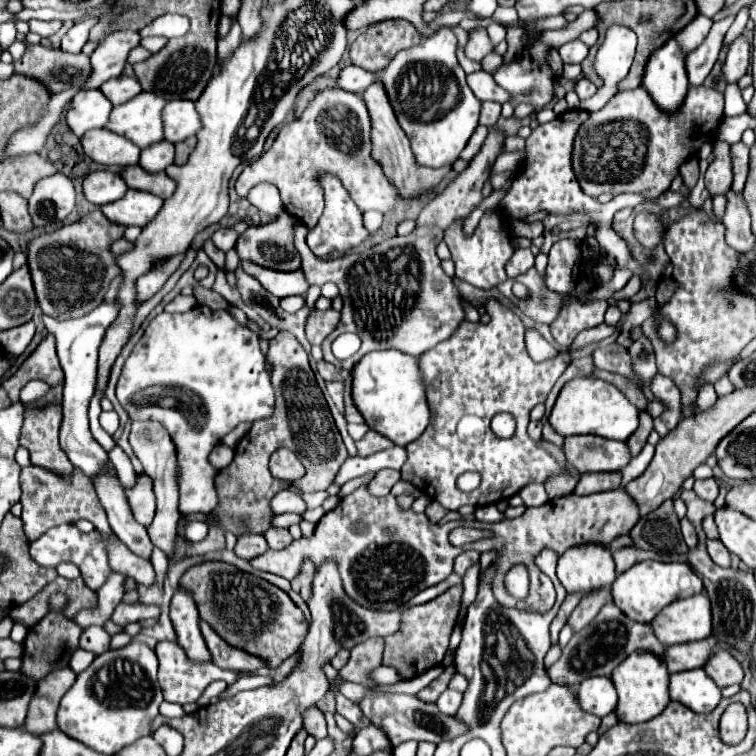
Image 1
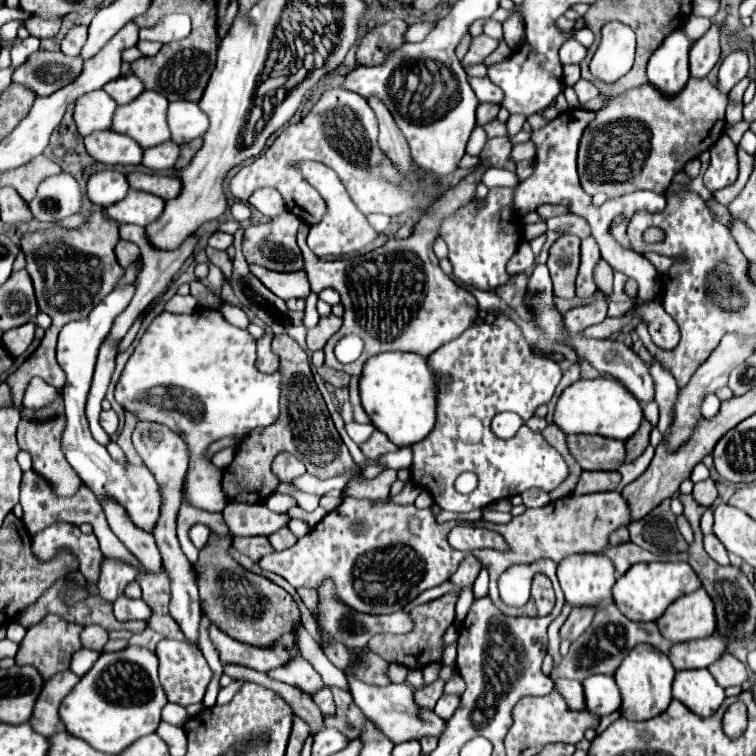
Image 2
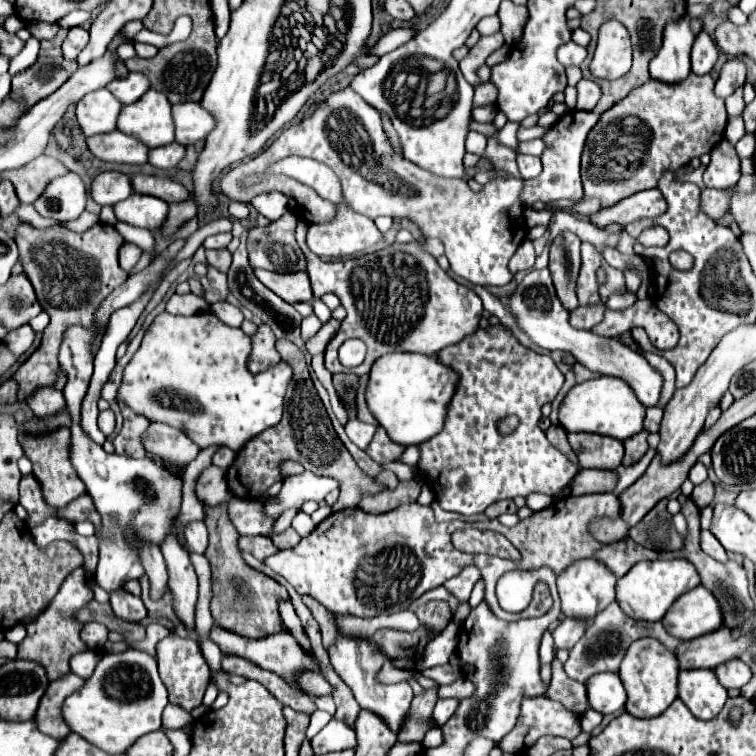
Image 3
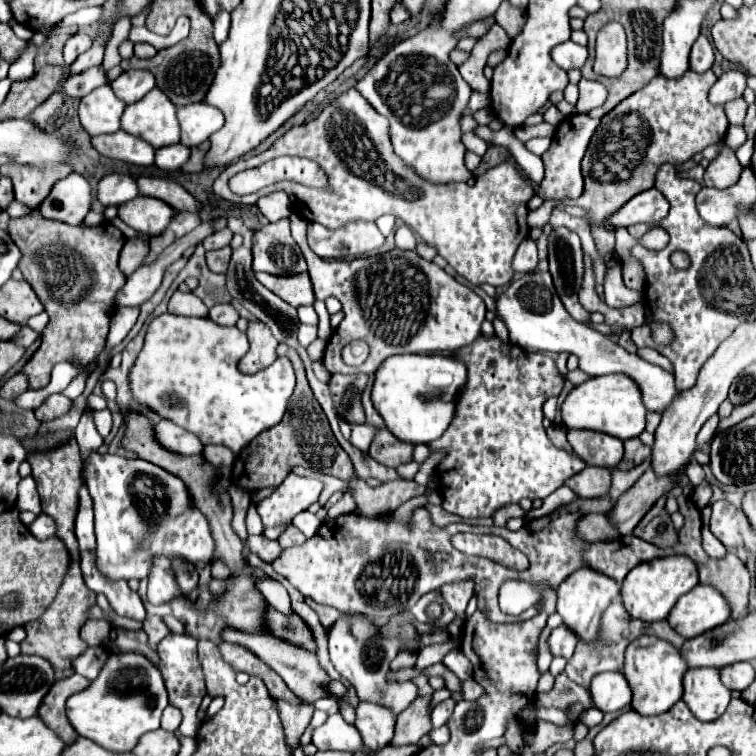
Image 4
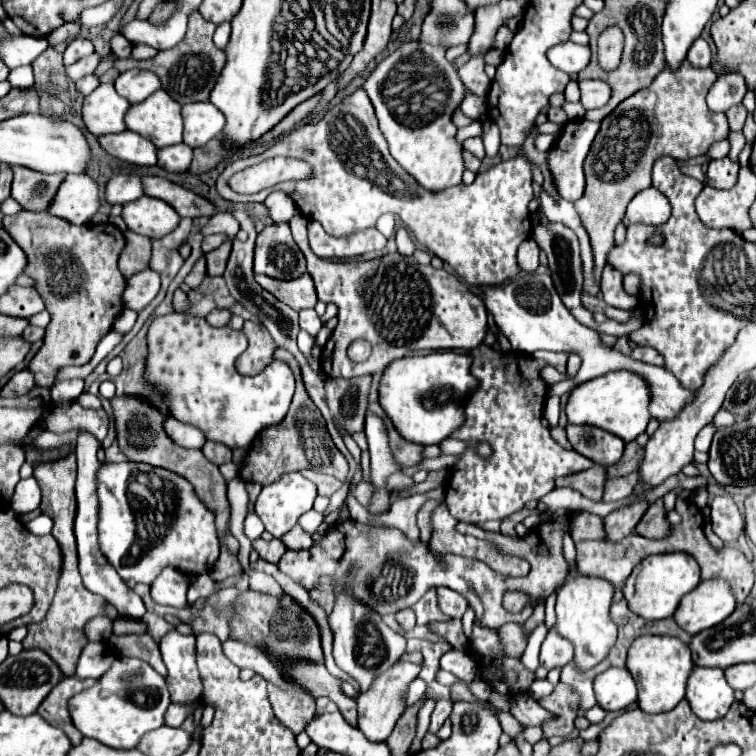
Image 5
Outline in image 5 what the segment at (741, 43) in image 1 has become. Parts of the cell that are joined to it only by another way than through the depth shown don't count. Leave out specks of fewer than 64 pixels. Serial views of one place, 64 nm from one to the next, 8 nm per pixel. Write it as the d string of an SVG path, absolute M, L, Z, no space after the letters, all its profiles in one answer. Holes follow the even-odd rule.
M718 76L708 92L708 108L712 112L728 112L732 106L738 106L748 92L742 76Z

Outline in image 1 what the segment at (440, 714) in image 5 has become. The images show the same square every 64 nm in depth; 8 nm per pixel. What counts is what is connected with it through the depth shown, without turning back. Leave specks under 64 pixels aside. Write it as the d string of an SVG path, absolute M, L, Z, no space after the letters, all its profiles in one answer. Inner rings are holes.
M446 690L446 692L442 692L442 696L438 698L436 706L438 706L438 710L440 710L442 714L454 716L454 714L456 714L456 708L460 706L460 700L462 700L462 694L460 694L460 692L456 692L456 690Z

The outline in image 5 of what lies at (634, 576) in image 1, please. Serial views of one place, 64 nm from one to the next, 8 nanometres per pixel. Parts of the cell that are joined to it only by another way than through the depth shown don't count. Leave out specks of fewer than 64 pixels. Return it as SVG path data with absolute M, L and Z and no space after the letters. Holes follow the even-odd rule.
M670 552L670 554L656 554L642 560L632 574L628 576L622 592L628 600L628 606L632 612L642 616L644 620L664 620L672 618L680 600L692 592L700 584L700 566L696 560L692 560L690 554L682 552Z

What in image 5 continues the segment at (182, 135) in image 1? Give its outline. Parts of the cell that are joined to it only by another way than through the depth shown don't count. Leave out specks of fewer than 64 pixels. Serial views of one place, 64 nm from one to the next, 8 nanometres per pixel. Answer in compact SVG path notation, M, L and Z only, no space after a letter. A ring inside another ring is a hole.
M210 102L182 106L184 116L184 142L190 148L202 148L216 138L226 124L226 116Z

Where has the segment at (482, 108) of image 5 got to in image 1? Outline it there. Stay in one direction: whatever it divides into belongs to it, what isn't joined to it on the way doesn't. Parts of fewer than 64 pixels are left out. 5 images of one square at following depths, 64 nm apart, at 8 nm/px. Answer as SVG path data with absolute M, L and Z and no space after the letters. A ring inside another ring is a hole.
M484 70L480 72L474 72L474 74L468 74L468 86L472 88L472 92L476 94L478 100L492 100L492 102L500 102L504 104L508 100L508 92L504 92L504 88L500 88L492 76Z

